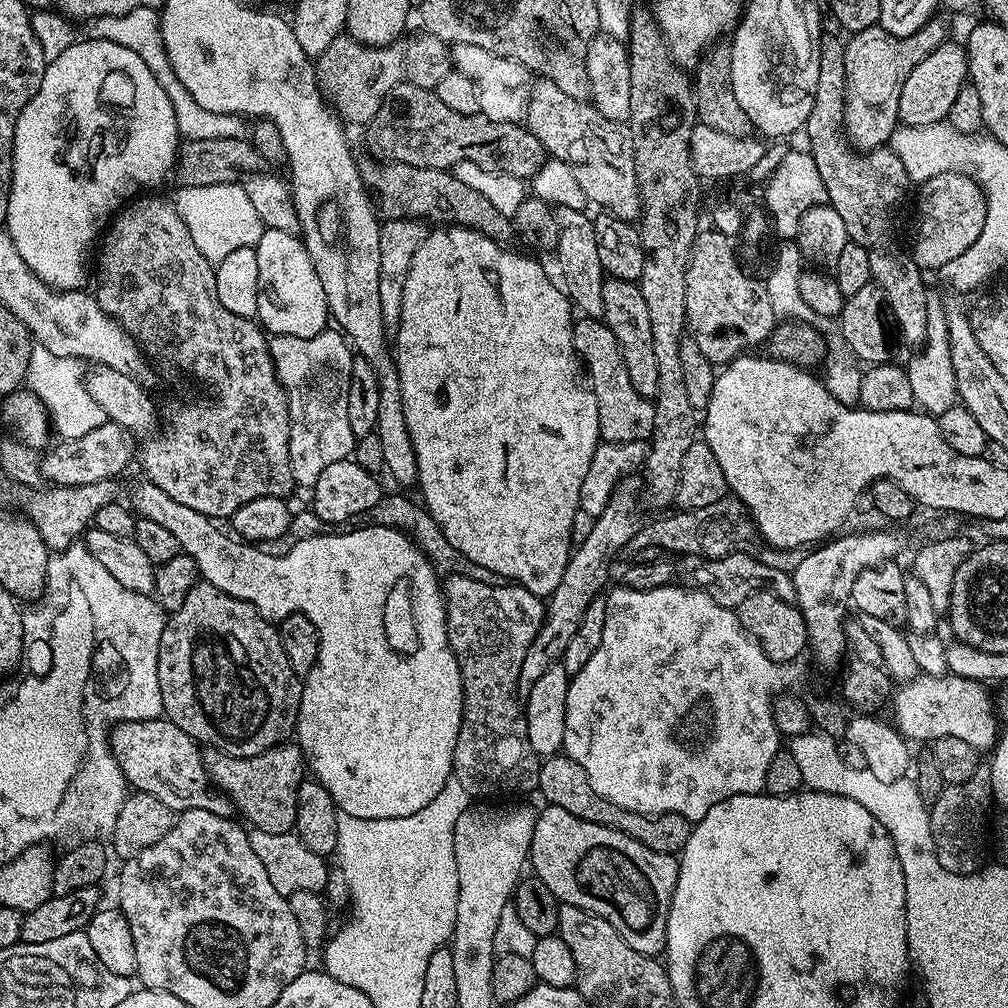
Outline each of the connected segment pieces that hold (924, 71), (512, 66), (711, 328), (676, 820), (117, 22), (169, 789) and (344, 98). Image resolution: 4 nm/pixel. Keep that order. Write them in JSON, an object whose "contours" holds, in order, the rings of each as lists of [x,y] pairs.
{"contours":[[[[945,42],[934,50],[934,54],[926,54],[914,70],[910,70],[910,78],[902,85],[902,98],[898,98],[898,114],[900,124],[910,127],[930,126],[947,121],[950,105],[958,95],[958,90],[968,80],[968,53],[965,45]]],[[[453,44],[451,49],[453,69],[466,74],[466,78],[470,78],[478,86],[479,115],[490,118],[494,122],[510,122],[511,124],[519,124],[527,117],[528,100],[532,97],[534,76],[526,66],[510,58],[490,54],[490,50],[482,50],[482,46]]],[[[715,230],[697,231],[696,241],[692,244],[692,253],[686,270],[686,328],[698,342],[698,350],[706,354],[713,366],[729,364],[738,356],[743,356],[755,344],[763,345],[777,327],[778,319],[770,304],[767,286],[763,279],[749,275],[745,265],[736,261],[736,252],[732,249],[733,241],[726,234]]],[[[566,754],[547,757],[540,765],[538,782],[540,783],[538,792],[539,795],[544,795],[545,805],[570,810],[570,814],[586,822],[598,822],[602,826],[610,826],[614,830],[625,832],[630,838],[650,846],[650,850],[655,852],[673,854],[683,852],[693,830],[693,825],[685,816],[673,812],[645,814],[626,810],[622,806],[614,806],[614,802],[602,798],[602,794],[598,794],[594,786],[590,786],[590,778],[586,778],[586,770],[582,770],[582,766],[578,766],[578,762],[574,762]]],[[[139,8],[130,10],[126,14],[117,16],[103,16],[94,22],[95,35],[101,40],[118,42],[126,46],[126,50],[134,50],[146,66],[150,66],[150,74],[158,78],[158,86],[166,90],[170,98],[170,106],[174,106],[174,118],[176,125],[184,140],[197,140],[198,138],[236,138],[245,139],[249,135],[250,128],[245,117],[231,112],[211,112],[204,110],[202,106],[190,98],[190,94],[180,85],[174,70],[168,61],[164,39],[160,33],[160,13],[155,8]]],[[[166,718],[158,720],[121,720],[113,727],[108,745],[122,770],[125,781],[135,791],[154,794],[158,802],[166,802],[173,813],[186,810],[210,810],[210,814],[231,817],[232,800],[224,795],[208,776],[204,753],[186,730],[178,730]]],[[[342,34],[322,50],[315,65],[320,91],[341,121],[367,125],[378,114],[386,94],[404,80],[404,49],[399,43],[366,45]]]]}

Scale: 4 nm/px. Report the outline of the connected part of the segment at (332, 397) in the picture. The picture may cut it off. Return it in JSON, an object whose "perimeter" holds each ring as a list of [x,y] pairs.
{"perimeter":[[[325,330],[314,334],[314,338],[272,336],[268,353],[288,399],[292,477],[301,489],[308,490],[318,482],[326,466],[353,455],[358,438],[350,430],[346,398],[350,398],[354,352],[339,331]]]}

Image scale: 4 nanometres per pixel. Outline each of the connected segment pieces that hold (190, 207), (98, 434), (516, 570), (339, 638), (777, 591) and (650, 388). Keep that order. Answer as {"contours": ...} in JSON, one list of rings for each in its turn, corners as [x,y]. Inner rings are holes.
{"contours":[[[[239,183],[215,184],[214,186],[181,187],[180,193],[174,196],[178,214],[186,222],[190,230],[190,238],[194,238],[194,246],[202,250],[202,254],[217,265],[226,254],[239,248],[251,248],[260,241],[264,233],[264,223],[258,218],[250,198],[246,198],[246,190]]],[[[105,422],[90,434],[82,434],[82,438],[61,439],[47,449],[40,457],[40,474],[49,485],[69,488],[70,486],[86,486],[94,482],[121,477],[128,463],[134,460],[133,433],[128,432],[120,424]]],[[[436,226],[429,231],[428,237],[421,242],[418,250],[414,250],[414,262],[410,262],[410,274],[406,274],[406,287],[402,290],[402,314],[400,315],[400,325],[394,333],[394,359],[396,361],[396,373],[402,386],[402,402],[404,403],[404,413],[406,414],[406,426],[410,430],[410,442],[414,446],[414,454],[418,462],[418,474],[416,475],[416,484],[420,492],[424,495],[422,504],[427,512],[433,516],[434,522],[441,527],[447,541],[460,550],[466,558],[476,562],[480,566],[486,566],[494,574],[503,577],[505,581],[521,584],[523,588],[528,589],[540,599],[549,597],[549,589],[553,588],[558,582],[562,582],[562,574],[566,574],[568,557],[574,551],[574,541],[572,539],[572,527],[574,526],[574,514],[580,511],[580,502],[582,499],[582,486],[586,479],[586,470],[590,470],[590,458],[594,458],[596,445],[601,443],[600,427],[598,426],[598,402],[591,387],[580,385],[580,376],[582,380],[582,368],[578,363],[578,357],[574,346],[572,345],[572,325],[574,323],[573,305],[570,303],[563,287],[558,286],[557,281],[548,277],[548,272],[531,255],[523,256],[520,252],[511,252],[508,246],[503,243],[491,240],[488,236],[483,236],[481,232],[475,232],[469,228],[458,228],[455,226]]],[[[146,478],[132,490],[130,507],[133,513],[151,518],[154,522],[166,526],[174,538],[178,538],[181,553],[194,558],[197,573],[207,583],[218,586],[226,594],[238,598],[242,602],[251,602],[265,618],[273,622],[286,619],[290,614],[301,612],[318,630],[318,658],[314,666],[303,677],[302,698],[296,719],[294,733],[295,743],[304,752],[304,758],[311,775],[334,798],[337,809],[354,818],[406,818],[406,814],[418,814],[426,802],[434,802],[434,794],[446,786],[452,776],[452,755],[458,738],[458,730],[464,713],[464,687],[460,677],[460,667],[456,661],[456,653],[452,651],[448,641],[446,626],[446,610],[444,609],[444,593],[441,581],[432,568],[431,562],[424,556],[423,551],[416,545],[411,535],[405,535],[399,529],[370,527],[354,530],[352,534],[327,534],[311,536],[298,542],[289,552],[281,556],[262,554],[262,550],[254,544],[247,543],[235,535],[223,532],[211,524],[209,517],[198,510],[190,510],[190,506],[182,506],[182,502],[174,502],[166,490],[158,490]]],[[[751,552],[726,554],[720,560],[705,560],[703,556],[685,556],[682,560],[682,572],[683,575],[684,572],[688,575],[687,583],[691,587],[714,598],[718,606],[726,606],[733,610],[739,609],[740,604],[756,592],[769,592],[783,600],[795,601],[791,575],[782,570],[774,570],[774,566],[766,566]]],[[[605,279],[602,286],[602,306],[605,324],[614,330],[614,338],[618,338],[618,346],[622,350],[622,362],[626,362],[626,374],[630,374],[630,382],[638,394],[652,398],[658,390],[658,362],[654,358],[654,333],[650,330],[650,310],[646,310],[646,298],[642,298],[639,283],[630,280]]]]}

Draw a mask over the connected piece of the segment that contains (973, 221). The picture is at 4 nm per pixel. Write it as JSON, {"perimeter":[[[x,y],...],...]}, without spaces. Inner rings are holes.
{"perimeter":[[[958,173],[938,174],[928,181],[921,183],[918,190],[918,200],[916,202],[916,216],[914,218],[914,240],[910,243],[912,258],[921,270],[942,270],[946,263],[953,258],[958,258],[963,251],[977,241],[978,235],[982,232],[985,224],[985,214],[988,209],[986,194],[975,180],[966,175]]]}

